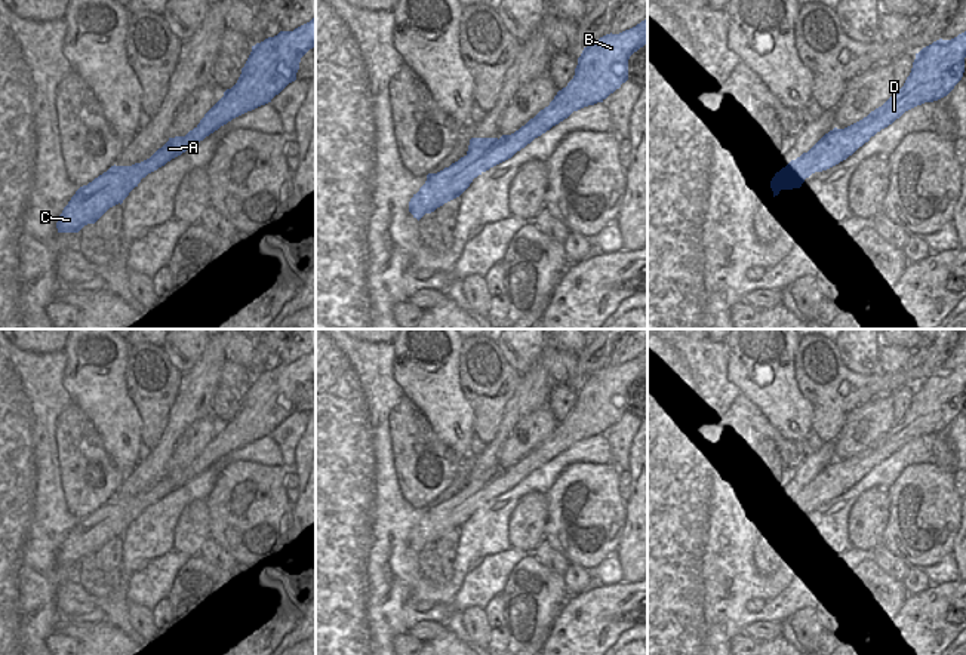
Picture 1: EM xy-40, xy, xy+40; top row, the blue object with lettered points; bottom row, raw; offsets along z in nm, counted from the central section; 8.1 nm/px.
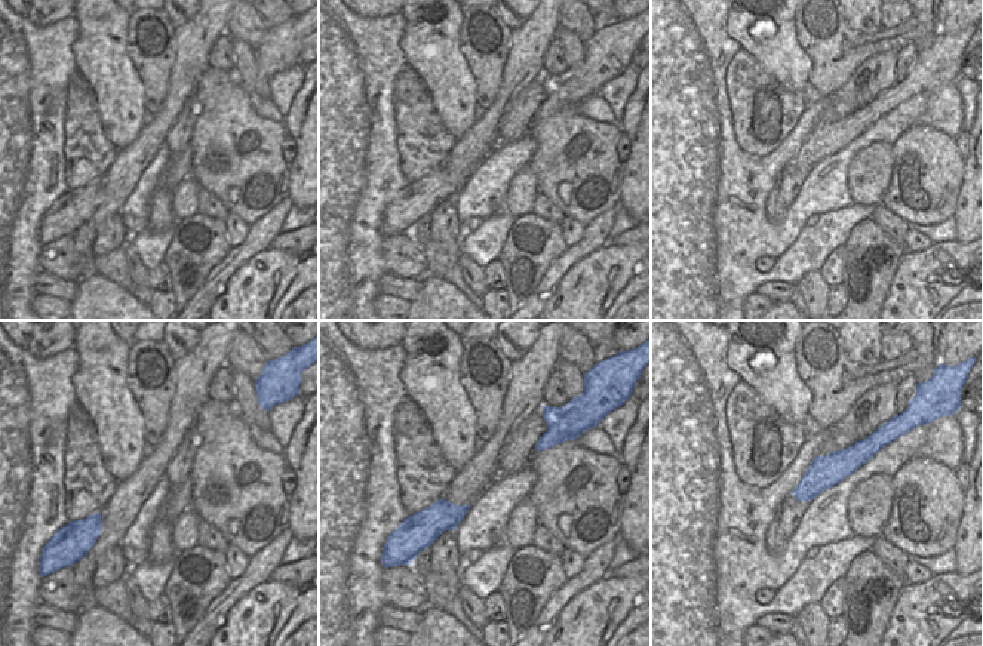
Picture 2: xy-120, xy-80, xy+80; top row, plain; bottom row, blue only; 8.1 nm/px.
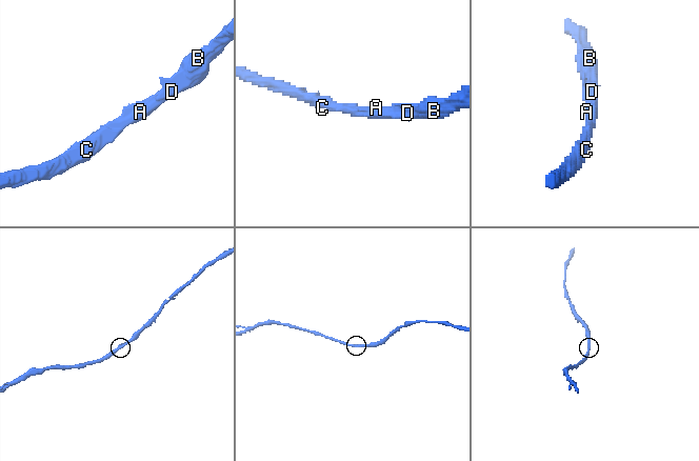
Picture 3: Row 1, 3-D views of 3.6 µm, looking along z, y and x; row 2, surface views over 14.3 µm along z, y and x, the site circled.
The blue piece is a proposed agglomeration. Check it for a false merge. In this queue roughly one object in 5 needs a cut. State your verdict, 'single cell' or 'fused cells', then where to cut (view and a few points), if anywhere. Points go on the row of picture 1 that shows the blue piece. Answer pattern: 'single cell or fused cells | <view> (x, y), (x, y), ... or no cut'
single cell | no cut

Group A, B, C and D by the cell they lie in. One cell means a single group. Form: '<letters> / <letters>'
A B C D

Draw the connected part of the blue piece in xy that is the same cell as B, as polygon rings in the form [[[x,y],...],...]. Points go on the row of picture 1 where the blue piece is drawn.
[[[647,19],[619,34],[606,34],[584,47],[573,79],[557,92],[548,107],[511,135],[471,138],[468,151],[458,162],[437,173],[428,173],[425,184],[409,202],[409,212],[418,221],[444,203],[459,197],[474,178],[511,159],[573,111],[603,102],[628,80],[628,59],[647,44]]]

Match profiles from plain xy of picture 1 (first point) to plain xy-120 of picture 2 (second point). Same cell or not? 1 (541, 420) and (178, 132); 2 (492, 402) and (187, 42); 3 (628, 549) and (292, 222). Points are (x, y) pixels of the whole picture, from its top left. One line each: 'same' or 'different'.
1: same
2: different
3: different

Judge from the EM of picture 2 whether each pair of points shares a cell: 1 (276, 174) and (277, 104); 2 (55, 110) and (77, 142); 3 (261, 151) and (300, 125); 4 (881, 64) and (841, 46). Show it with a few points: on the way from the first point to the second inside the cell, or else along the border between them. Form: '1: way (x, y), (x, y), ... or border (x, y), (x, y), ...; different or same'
1: border (251, 100), (251, 105), (258, 114), (282, 123); different
2: border (68, 89), (64, 159); different
3: border (282, 123), (286, 132); different
4: border (896, 49), (869, 57), (845, 83); different

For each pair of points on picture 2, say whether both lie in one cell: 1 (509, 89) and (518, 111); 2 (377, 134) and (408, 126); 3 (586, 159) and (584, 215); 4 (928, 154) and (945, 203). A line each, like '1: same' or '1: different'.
1: different
2: different
3: same
4: same

